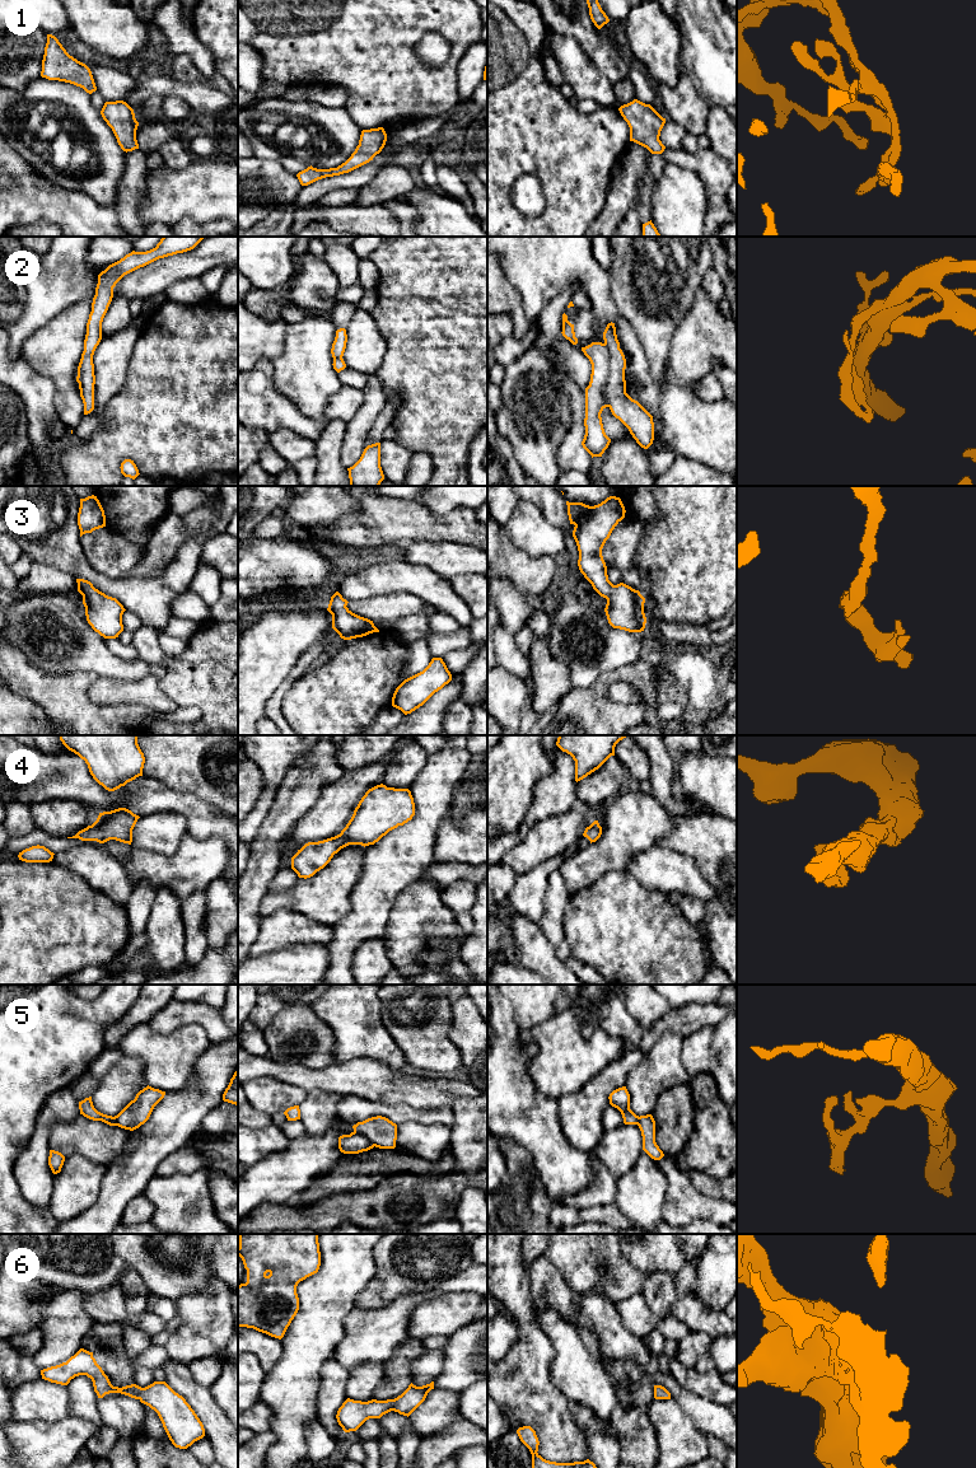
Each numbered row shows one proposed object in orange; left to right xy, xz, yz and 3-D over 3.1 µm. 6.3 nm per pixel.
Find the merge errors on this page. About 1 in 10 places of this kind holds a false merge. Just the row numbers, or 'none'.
5

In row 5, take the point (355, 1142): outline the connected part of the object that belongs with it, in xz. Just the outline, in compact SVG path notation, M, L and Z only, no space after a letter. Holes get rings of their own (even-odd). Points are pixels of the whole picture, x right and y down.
M351 1132L350 1135L338 1137L338 1149L344 1154L359 1154L373 1147L373 1142L359 1132Z

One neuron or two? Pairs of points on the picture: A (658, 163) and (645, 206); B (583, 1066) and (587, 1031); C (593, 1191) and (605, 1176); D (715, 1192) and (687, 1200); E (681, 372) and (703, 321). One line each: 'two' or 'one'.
A: one
B: two
C: one
D: two
E: one

